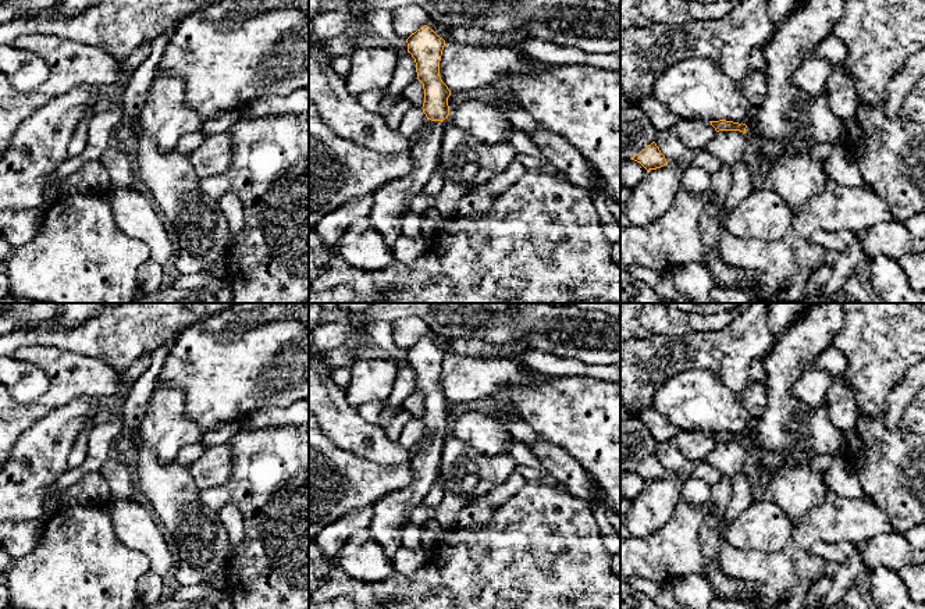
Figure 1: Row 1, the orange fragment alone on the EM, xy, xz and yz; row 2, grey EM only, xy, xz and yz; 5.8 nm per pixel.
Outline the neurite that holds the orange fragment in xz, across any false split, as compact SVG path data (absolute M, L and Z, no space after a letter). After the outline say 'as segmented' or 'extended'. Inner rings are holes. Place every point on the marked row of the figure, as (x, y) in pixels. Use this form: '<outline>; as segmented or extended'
M424 25L408 39L408 53L416 63L417 79L423 83L423 113L427 124L413 139L412 172L377 189L373 207L367 216L384 242L392 246L402 236L402 224L410 211L415 196L423 193L430 177L435 172L444 131L451 122L448 97L451 90L440 76L440 61L445 40Z; extended

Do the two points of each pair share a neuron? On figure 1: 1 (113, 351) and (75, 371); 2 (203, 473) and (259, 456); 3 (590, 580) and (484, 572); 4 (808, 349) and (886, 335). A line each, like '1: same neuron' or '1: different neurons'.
1: different neurons
2: different neurons
3: same neuron
4: different neurons

